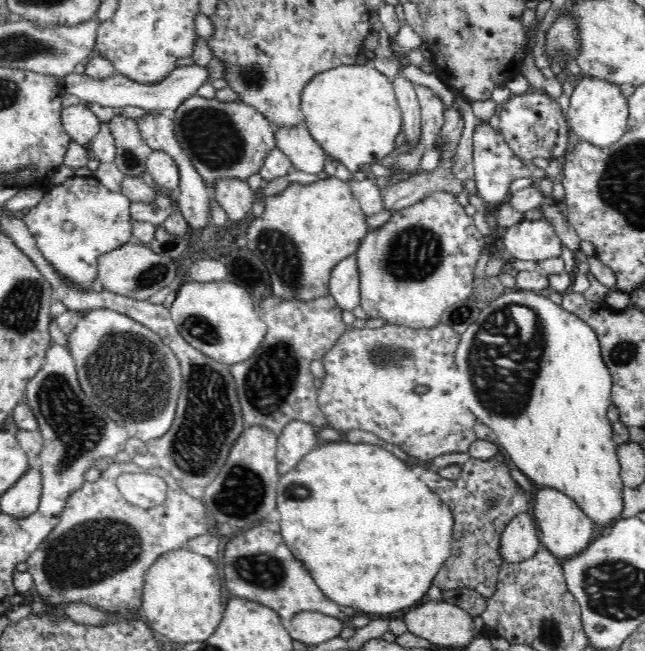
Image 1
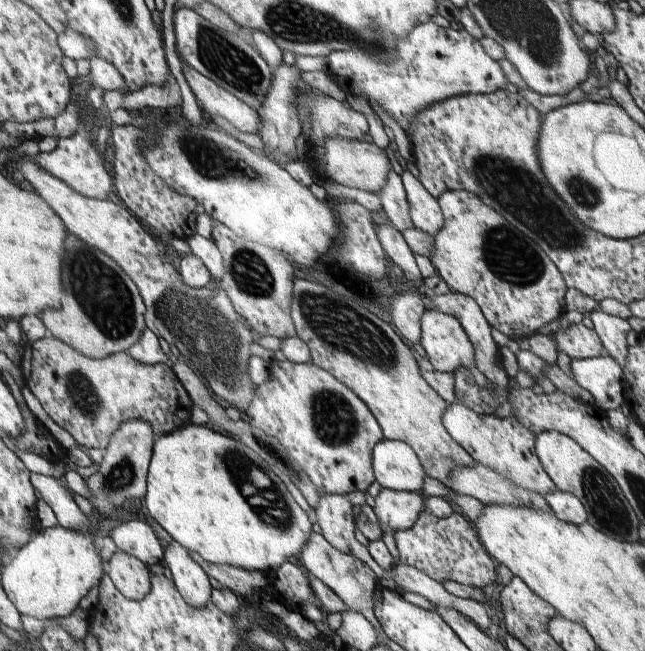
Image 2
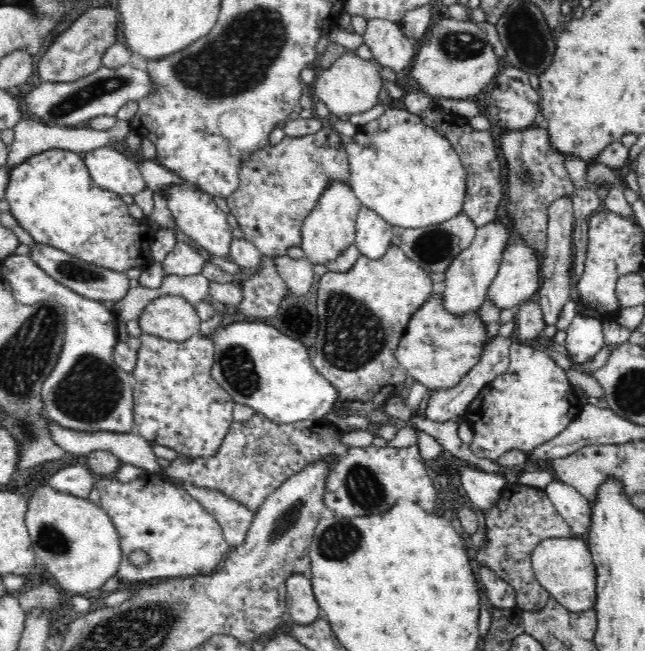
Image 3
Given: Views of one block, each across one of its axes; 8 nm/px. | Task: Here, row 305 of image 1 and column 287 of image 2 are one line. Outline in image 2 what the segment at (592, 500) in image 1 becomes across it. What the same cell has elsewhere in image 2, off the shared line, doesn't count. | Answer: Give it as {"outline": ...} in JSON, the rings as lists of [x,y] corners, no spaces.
{"outline":[[[205,425],[183,426],[155,439],[147,484],[148,492],[143,500],[154,520],[178,544],[200,554],[210,564],[276,574],[285,562],[290,561],[289,557],[296,558],[292,562],[301,565],[302,553],[317,530],[293,487],[290,484],[282,486],[282,480],[264,464],[254,447]]]}

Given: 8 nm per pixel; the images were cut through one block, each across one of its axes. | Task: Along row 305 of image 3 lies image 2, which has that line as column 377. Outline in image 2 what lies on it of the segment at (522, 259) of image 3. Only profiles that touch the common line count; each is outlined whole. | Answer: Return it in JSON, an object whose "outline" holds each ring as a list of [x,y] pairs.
{"outline":[[[383,488],[375,497],[373,511],[383,528],[402,531],[417,524],[422,508],[420,493]]]}

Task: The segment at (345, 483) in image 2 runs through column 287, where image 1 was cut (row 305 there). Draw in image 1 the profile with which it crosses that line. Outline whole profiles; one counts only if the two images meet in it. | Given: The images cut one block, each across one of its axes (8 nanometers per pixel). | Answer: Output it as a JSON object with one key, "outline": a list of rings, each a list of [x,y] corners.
{"outline":[[[432,190],[430,194],[424,194],[423,198],[407,205],[394,213],[388,221],[380,228],[372,229],[362,238],[357,250],[357,269],[359,272],[360,305],[366,312],[368,318],[383,318],[386,323],[405,325],[410,328],[432,328],[438,323],[446,320],[448,308],[456,306],[462,299],[472,298],[472,282],[474,280],[474,268],[484,246],[484,236],[474,225],[474,219],[466,214],[464,207],[456,201],[453,193],[445,190]]]}

